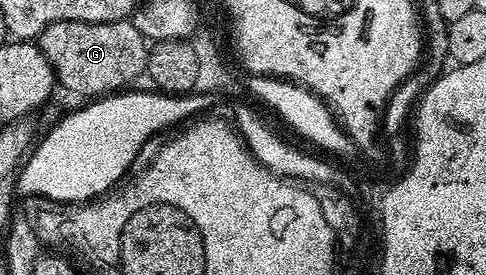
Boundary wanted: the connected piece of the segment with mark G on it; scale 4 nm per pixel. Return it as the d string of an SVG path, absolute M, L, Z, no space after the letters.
M120 19L114 23L84 23L83 21L57 21L47 27L39 37L41 52L53 67L56 82L61 83L73 95L108 97L128 88L137 78L146 74L145 63L149 60L150 44L132 21Z

